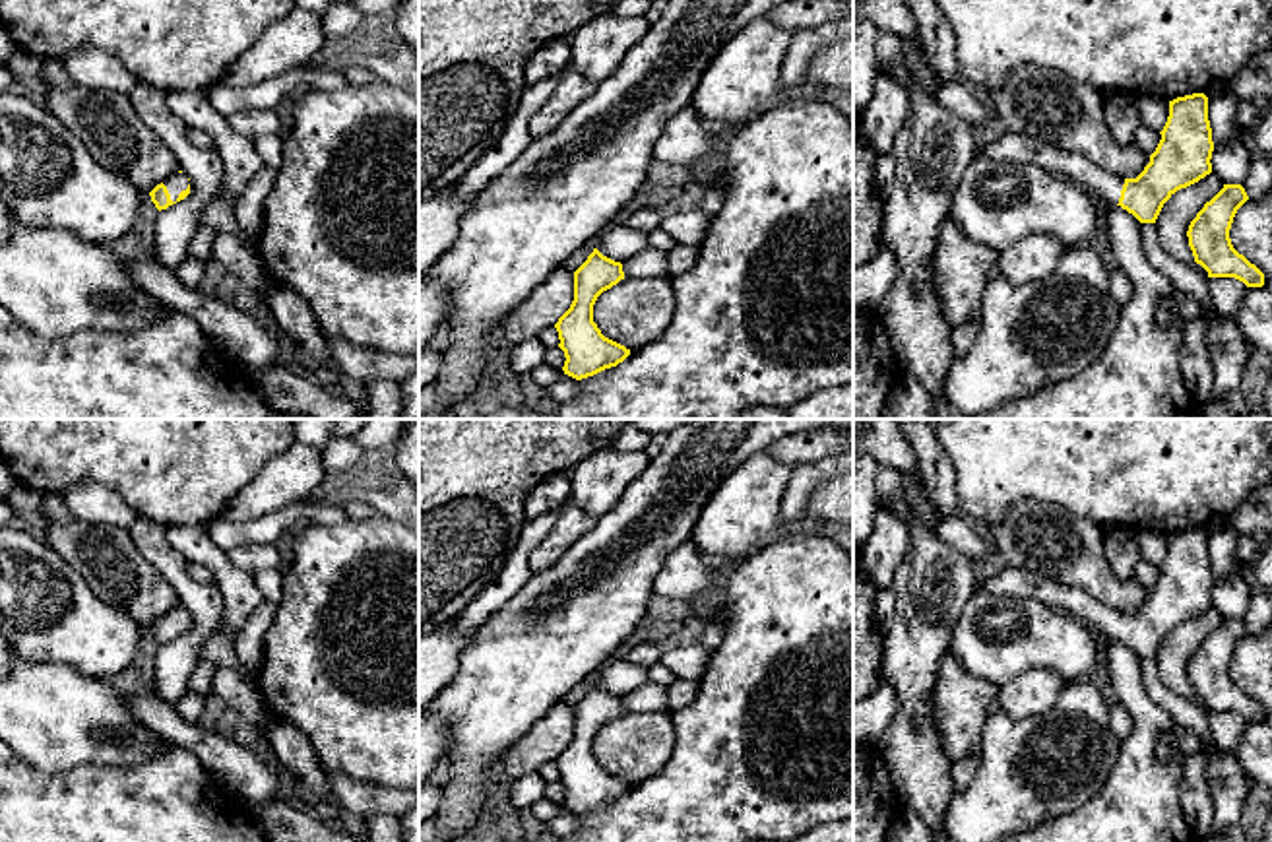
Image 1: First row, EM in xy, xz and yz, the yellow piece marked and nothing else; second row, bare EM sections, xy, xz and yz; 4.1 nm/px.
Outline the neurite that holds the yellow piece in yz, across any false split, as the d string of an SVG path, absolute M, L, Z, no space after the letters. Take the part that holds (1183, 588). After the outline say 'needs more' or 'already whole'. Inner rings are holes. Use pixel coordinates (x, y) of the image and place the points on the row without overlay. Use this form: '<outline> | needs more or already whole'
M1192 528L1169 535L1169 551L1160 568L1150 598L1136 613L1117 611L1080 588L1008 565L987 582L979 582L979 590L1001 598L1034 598L1066 611L1101 636L1121 640L1140 658L1156 658L1163 638L1177 625L1212 607L1208 532Z | needs more

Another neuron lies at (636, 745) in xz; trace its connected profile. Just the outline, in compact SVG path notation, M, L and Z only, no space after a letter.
M624 712L593 739L601 768L634 786L653 778L671 759L675 729L671 712Z

